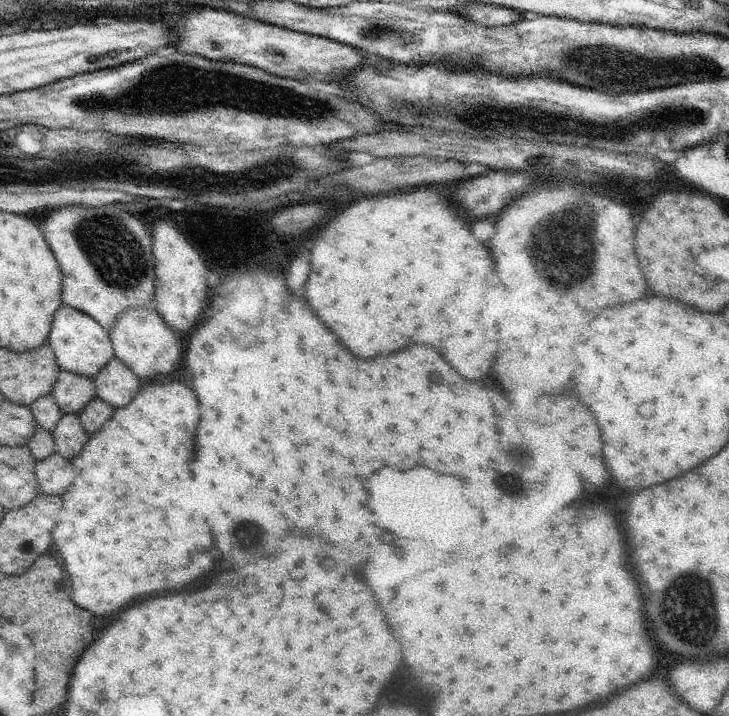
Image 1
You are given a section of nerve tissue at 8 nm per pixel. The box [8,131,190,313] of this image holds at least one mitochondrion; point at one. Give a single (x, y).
(114, 248)

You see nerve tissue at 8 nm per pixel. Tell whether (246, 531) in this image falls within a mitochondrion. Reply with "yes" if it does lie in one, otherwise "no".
yes

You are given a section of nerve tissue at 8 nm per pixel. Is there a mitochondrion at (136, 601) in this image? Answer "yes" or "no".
no

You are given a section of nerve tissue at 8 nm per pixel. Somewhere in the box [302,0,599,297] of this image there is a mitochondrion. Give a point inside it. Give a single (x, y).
(377, 32)

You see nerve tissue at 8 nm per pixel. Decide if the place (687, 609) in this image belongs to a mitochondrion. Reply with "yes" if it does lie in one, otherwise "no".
yes

